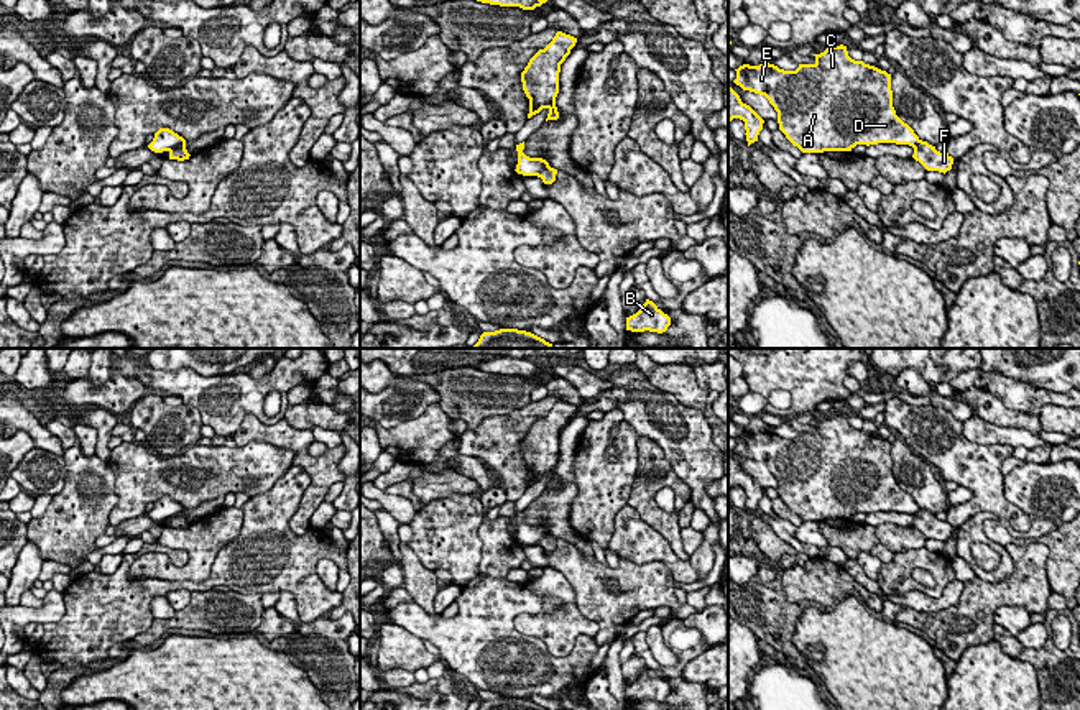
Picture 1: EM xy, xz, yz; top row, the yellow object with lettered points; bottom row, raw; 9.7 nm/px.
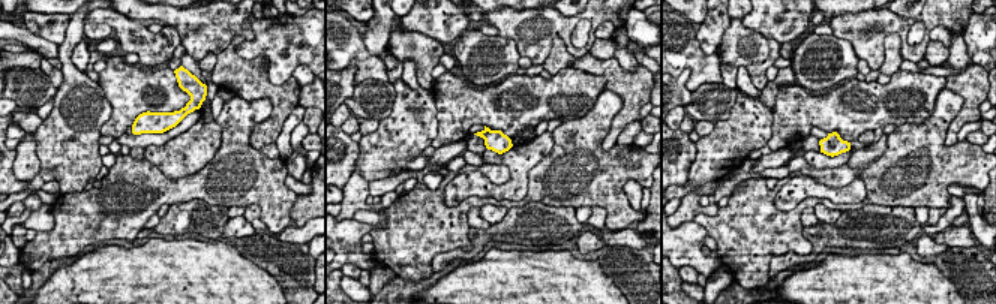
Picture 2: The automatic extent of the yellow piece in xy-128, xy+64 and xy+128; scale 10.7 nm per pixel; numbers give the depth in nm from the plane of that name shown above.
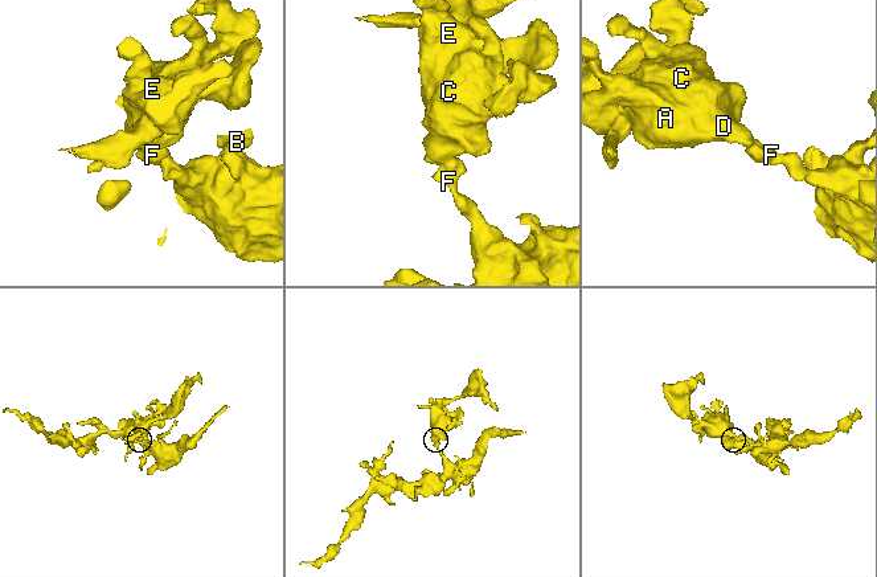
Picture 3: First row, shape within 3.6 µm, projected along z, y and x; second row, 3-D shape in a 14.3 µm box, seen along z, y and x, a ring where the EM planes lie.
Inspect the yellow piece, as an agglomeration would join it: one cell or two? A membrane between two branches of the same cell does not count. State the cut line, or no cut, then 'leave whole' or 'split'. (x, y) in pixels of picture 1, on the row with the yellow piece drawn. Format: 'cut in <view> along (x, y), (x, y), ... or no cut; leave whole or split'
cut in xy along (184, 142), (166, 150); split

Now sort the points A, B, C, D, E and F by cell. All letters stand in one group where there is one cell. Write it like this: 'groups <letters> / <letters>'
groups A C D E / B F

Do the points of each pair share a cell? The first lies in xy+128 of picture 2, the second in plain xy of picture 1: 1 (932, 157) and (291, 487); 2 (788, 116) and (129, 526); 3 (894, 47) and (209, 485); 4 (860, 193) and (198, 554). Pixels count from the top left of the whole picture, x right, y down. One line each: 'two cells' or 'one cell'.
1: one cell
2: two cells
3: two cells
4: one cell

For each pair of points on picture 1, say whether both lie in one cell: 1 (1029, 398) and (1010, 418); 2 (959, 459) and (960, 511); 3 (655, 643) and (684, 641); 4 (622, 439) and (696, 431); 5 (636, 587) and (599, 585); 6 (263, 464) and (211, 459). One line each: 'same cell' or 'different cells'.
1: different cells
2: same cell
3: different cells
4: different cells
5: same cell
6: same cell

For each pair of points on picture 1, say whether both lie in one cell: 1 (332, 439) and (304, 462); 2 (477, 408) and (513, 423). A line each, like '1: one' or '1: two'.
1: two
2: two

